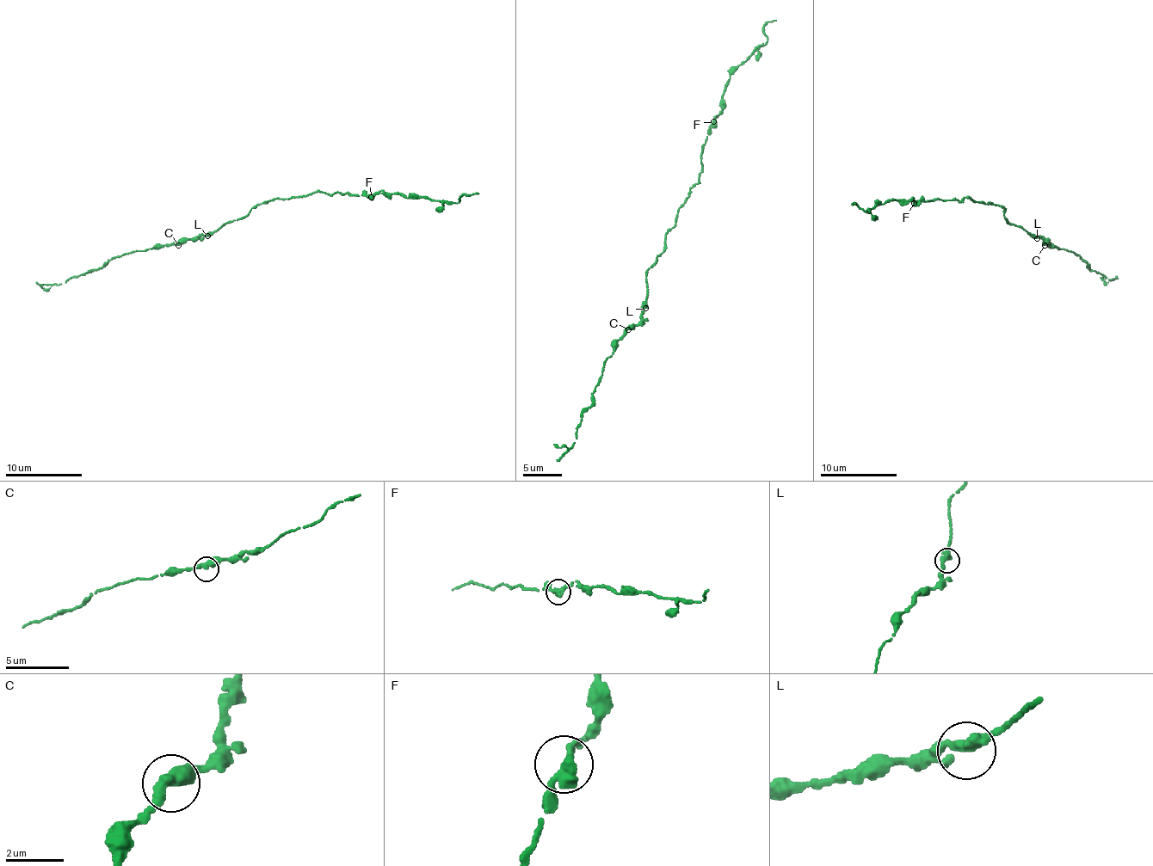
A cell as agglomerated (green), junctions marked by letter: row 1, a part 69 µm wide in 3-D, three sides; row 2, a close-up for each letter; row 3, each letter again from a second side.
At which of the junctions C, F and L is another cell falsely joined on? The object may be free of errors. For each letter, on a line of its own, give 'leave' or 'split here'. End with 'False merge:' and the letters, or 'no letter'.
C: leave
F: leave
L: leave
False merge: no letter

